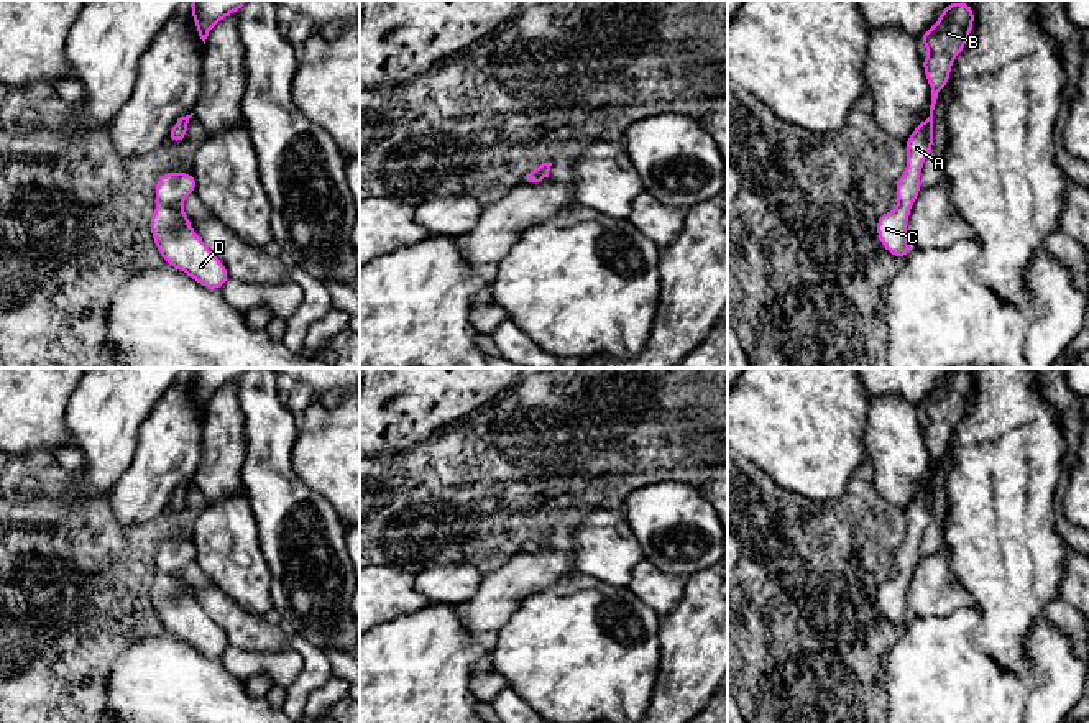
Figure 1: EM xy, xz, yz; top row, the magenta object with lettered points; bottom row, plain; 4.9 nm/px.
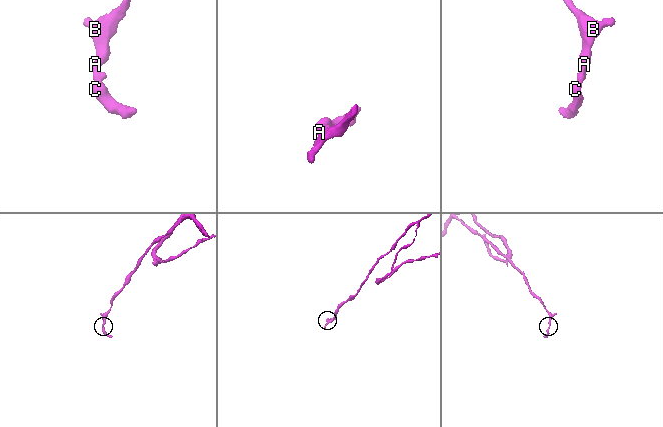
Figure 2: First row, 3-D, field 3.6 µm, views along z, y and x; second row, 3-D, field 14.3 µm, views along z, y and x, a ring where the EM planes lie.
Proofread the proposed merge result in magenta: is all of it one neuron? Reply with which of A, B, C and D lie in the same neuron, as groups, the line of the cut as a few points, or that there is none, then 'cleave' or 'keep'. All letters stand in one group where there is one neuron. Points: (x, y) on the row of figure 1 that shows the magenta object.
A B C D | no cut | keep

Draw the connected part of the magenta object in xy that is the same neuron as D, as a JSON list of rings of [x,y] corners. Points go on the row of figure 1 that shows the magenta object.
[[[164,173],[156,182],[158,207],[149,220],[154,245],[164,263],[182,269],[204,288],[222,289],[228,271],[191,228],[181,202],[195,192],[197,181],[191,173]]]

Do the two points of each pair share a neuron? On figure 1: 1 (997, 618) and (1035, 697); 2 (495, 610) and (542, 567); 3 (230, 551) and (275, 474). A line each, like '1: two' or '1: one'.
1: two
2: one
3: two

